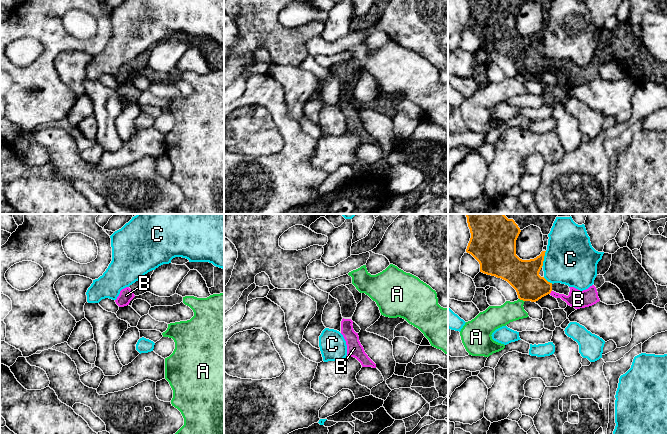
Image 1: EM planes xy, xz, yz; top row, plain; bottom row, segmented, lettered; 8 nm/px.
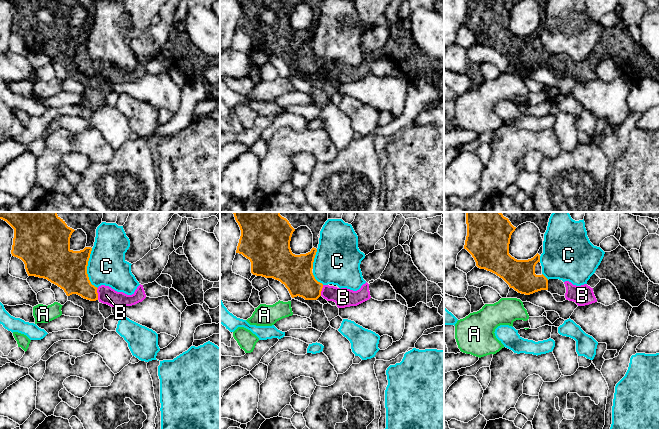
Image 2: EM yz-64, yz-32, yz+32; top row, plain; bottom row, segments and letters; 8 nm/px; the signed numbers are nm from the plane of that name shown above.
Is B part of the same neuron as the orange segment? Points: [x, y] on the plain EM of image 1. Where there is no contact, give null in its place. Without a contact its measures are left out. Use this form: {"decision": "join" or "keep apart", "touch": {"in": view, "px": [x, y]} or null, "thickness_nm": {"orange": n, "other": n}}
{"decision": "join", "touch": {"in": "yz", "px": [550, 68]}, "thickness_nm": {"orange": 240, "other": 150}}

